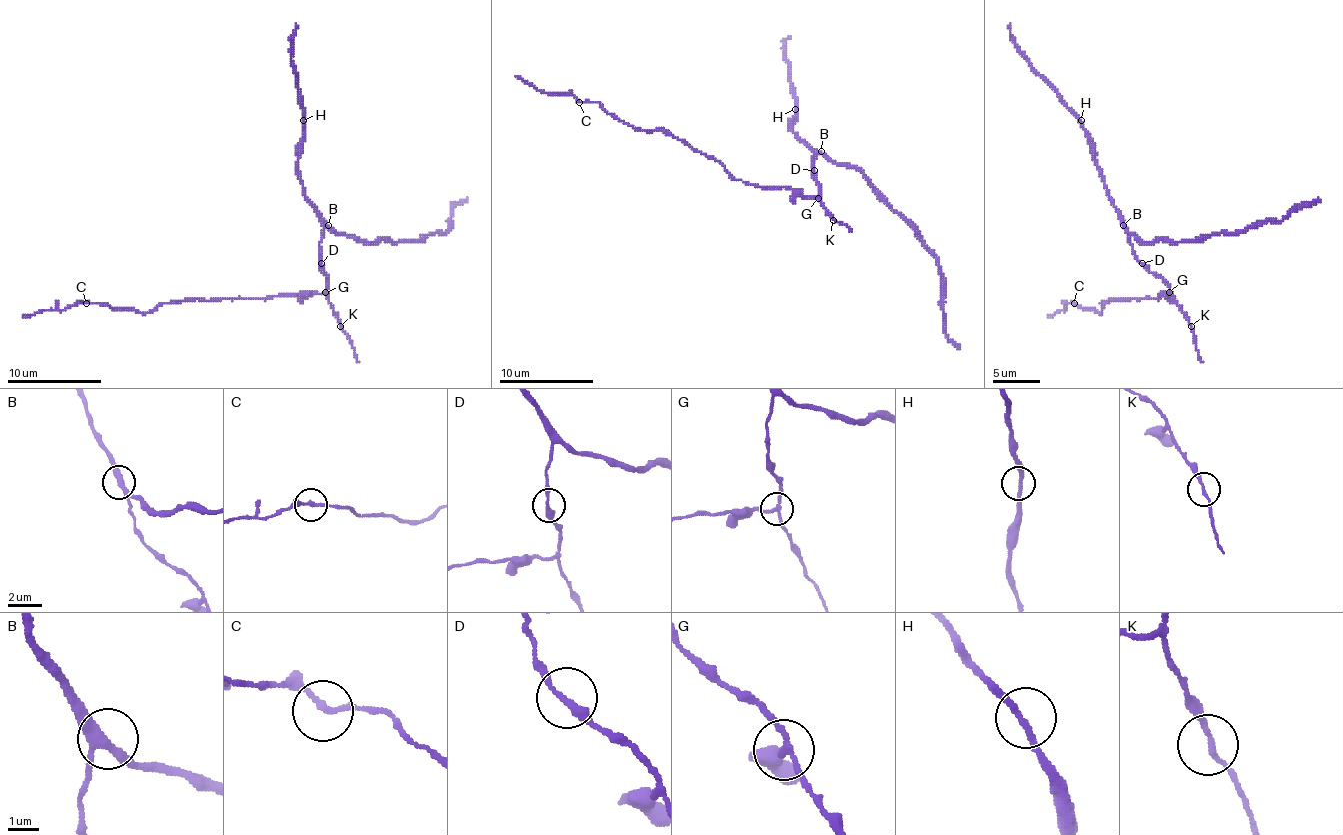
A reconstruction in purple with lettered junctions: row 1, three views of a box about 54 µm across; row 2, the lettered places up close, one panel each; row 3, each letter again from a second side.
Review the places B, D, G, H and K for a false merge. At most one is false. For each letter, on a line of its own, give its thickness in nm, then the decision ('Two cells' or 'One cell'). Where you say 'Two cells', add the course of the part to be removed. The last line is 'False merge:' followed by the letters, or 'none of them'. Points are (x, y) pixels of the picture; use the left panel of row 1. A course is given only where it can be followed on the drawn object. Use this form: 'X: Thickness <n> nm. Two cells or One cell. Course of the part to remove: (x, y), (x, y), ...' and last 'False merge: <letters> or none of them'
B: Thickness 300 nm. One cell
D: Thickness 240 nm. One cell
G: Thickness 160 nm. Two cells. Course of the part to remove: (326, 291), (253, 298), (187, 298), (140, 312), (114, 310), (105, 303), (74, 303), (63, 310), (23, 317)
H: Thickness 200 nm. One cell
K: Thickness 170 nm. One cell
False merge: G

